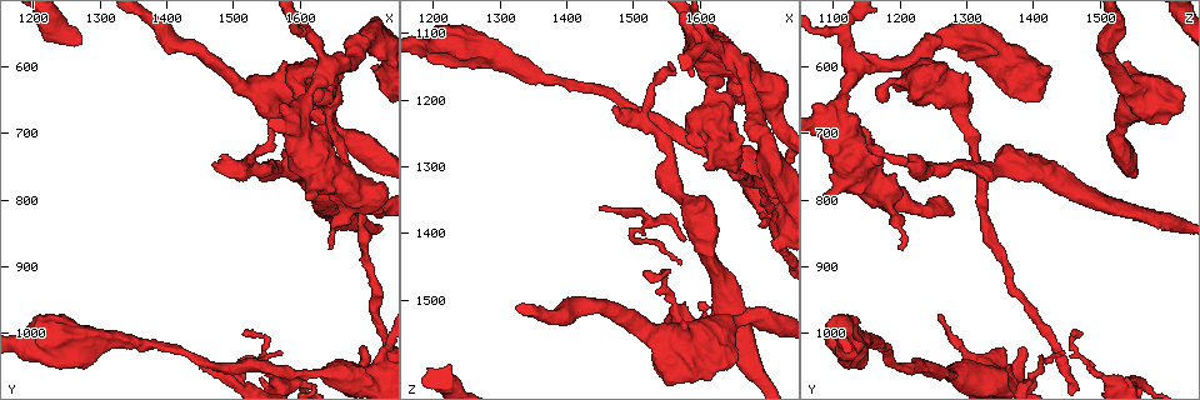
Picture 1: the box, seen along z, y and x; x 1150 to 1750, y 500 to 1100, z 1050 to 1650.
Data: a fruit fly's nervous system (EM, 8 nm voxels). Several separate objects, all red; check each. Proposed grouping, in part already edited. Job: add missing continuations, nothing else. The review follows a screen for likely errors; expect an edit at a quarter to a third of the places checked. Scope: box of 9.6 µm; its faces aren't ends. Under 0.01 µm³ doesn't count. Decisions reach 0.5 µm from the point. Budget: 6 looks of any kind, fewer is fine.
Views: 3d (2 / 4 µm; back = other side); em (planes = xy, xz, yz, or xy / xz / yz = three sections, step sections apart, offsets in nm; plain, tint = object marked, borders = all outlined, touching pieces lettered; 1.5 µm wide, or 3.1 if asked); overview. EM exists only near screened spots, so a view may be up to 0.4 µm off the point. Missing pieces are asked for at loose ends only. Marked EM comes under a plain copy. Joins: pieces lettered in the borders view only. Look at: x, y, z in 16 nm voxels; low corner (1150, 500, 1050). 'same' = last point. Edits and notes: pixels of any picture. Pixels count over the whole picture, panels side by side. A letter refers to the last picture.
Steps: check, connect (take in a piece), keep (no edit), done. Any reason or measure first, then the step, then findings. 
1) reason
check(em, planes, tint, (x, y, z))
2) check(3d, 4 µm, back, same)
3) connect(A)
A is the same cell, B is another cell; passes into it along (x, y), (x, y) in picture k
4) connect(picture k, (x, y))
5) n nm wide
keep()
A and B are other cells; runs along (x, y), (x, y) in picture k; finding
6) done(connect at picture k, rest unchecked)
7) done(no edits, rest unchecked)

an open end
check(em, xz, step 8, tint, (1595, 600, 1265))

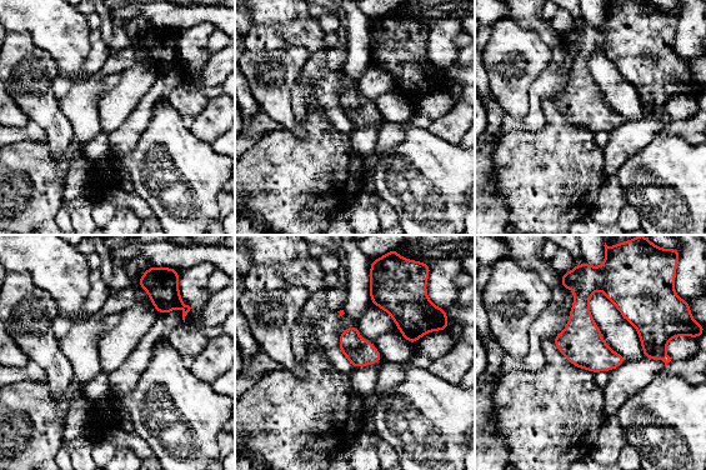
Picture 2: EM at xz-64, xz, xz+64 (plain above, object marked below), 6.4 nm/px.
check(em, planes, borders, same)

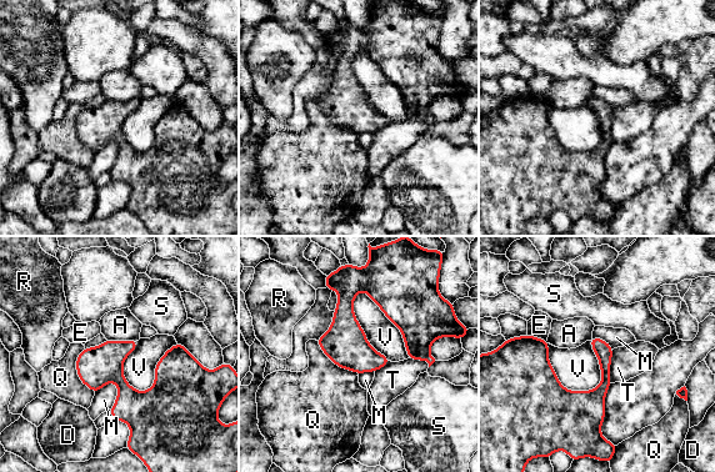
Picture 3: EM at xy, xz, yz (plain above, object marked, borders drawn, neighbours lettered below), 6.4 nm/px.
keep()
A, D, E, M, Q, R, S, T and V are other cells; runs along (345, 281), (376, 291), (426, 357) in picture 3; none of them fits

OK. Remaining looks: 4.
an open end
check(em, planes, borders, (1645, 875, 1200))

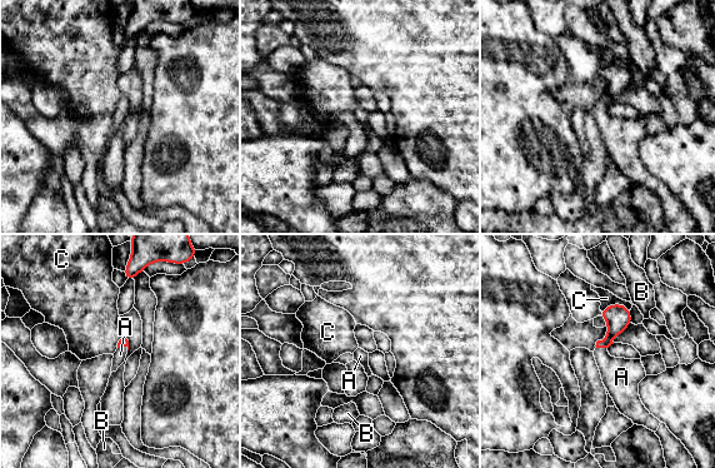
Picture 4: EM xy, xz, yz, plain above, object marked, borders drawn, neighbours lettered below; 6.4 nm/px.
connect(A)
A is the same cell, B and C are other cells; passes into it along (123, 342), (123, 345), (120, 354) in picture 4; the neuron continues

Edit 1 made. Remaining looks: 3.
check(overview)

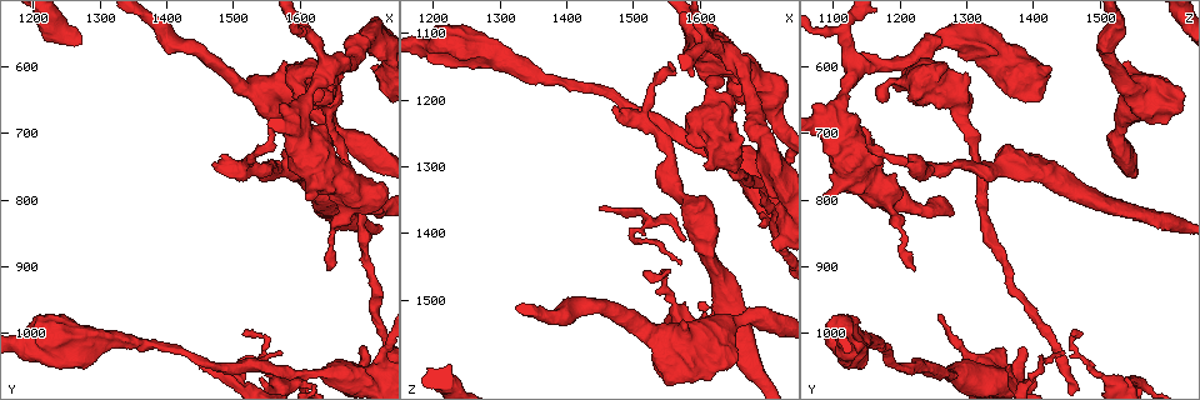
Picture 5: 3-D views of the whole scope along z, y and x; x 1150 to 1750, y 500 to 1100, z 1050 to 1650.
thin end
check(3d, 2 µm, back, (1510, 1000, 1460))

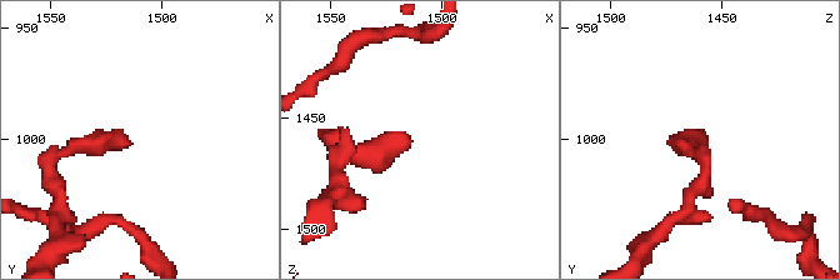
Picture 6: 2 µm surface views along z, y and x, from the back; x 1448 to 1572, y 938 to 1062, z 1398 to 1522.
shape alone is not enough
check(em, xy, step 4, borders, (1514, 1003, 1459))

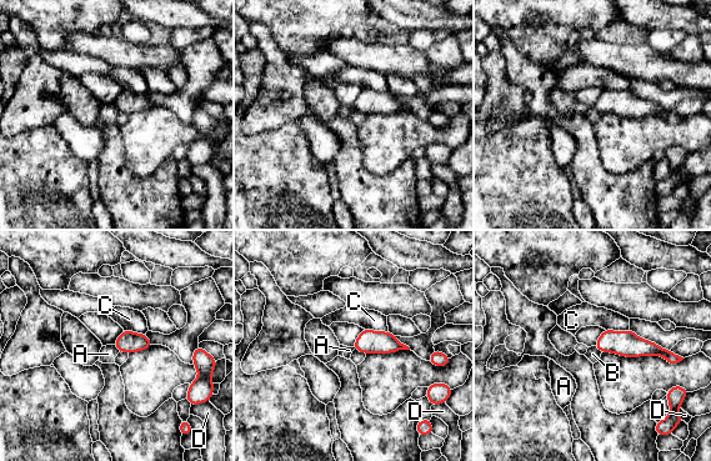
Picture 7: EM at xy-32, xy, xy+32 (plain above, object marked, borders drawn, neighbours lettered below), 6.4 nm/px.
C touches over 170 nm
keep()
A, B, C and D are other cells; no lettered piece goes on from it

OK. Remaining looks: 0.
done(connect at picture 4, rest unchecked)

